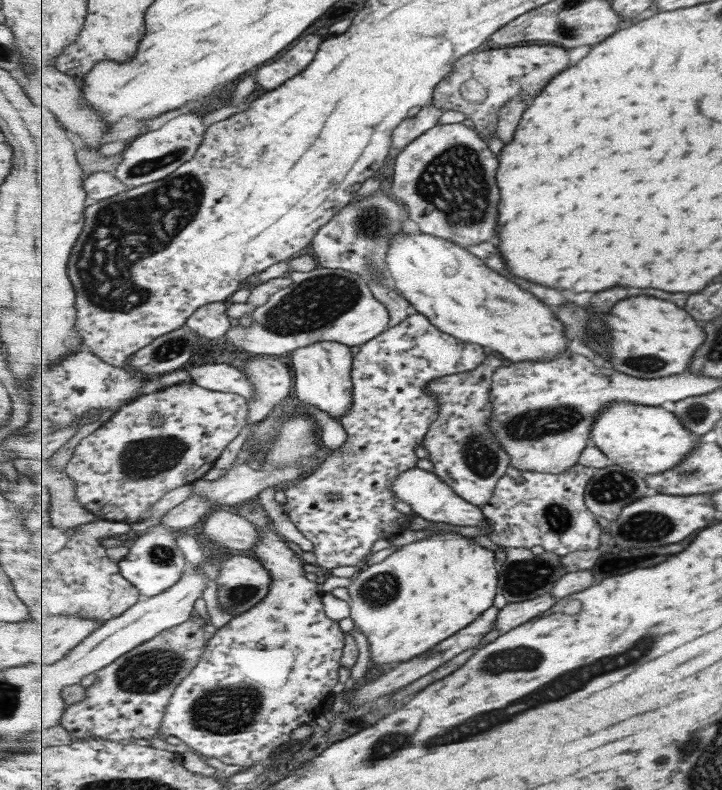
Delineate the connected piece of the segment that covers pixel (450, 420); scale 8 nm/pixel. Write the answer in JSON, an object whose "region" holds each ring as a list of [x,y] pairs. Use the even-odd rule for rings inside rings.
{"region":[[[495,356],[483,362],[478,369],[466,373],[451,374],[431,382],[427,391],[439,397],[439,418],[430,426],[423,442],[429,460],[435,466],[435,475],[443,479],[461,498],[482,507],[494,497],[495,486],[507,474],[511,456],[495,440],[491,432],[491,417],[495,406],[489,402],[489,390],[493,374],[503,362]]]}

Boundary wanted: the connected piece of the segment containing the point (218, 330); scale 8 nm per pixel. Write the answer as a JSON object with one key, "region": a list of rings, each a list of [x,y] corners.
{"region":[[[228,302],[211,303],[197,309],[187,321],[201,337],[209,340],[224,339],[230,332],[231,320],[227,316]]]}

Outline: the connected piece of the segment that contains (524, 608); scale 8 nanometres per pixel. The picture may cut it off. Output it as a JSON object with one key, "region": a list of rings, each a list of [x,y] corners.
{"region":[[[545,593],[530,601],[509,603],[500,610],[493,629],[498,629],[504,635],[513,628],[517,628],[551,610],[559,600],[560,598],[555,597],[555,595]]]}

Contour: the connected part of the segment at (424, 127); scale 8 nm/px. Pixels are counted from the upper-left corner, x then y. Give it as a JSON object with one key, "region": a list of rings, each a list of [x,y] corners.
{"region":[[[427,105],[414,116],[407,117],[397,129],[394,130],[393,144],[391,147],[403,150],[416,138],[439,124],[443,116],[443,109],[437,105]]]}

